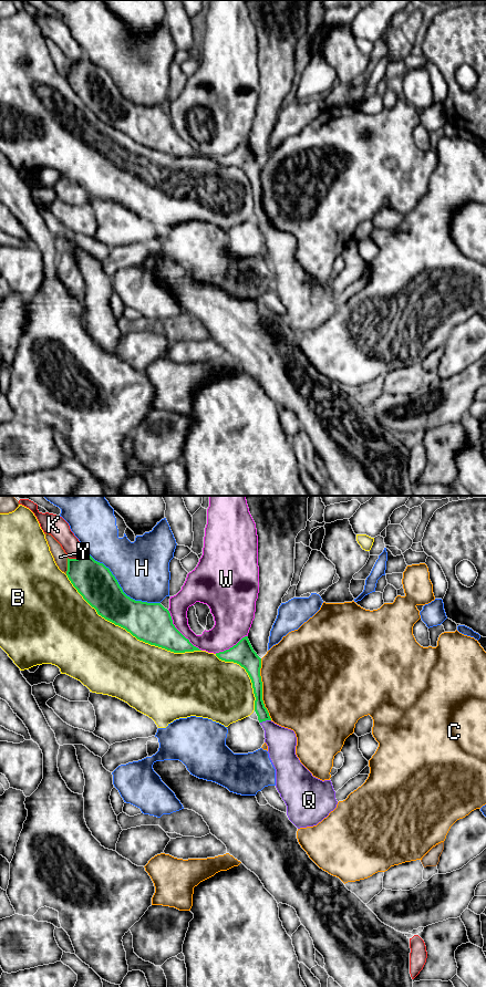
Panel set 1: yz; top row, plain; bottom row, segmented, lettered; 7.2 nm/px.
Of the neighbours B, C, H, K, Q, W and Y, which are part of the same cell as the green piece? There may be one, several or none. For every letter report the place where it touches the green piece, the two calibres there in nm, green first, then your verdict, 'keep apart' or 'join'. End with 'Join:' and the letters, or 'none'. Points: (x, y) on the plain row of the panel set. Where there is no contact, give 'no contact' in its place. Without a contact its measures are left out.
B: contact yz (130, 136); calibres 300 and 500 nm; keep apart
C: contact yz (261, 194); calibres 140 and 500 nm; keep apart
H: contact yz (120, 91); calibres 280 and 400 nm; keep apart
K: contact yz (78, 62); calibres 280 and 150 nm; keep apart
Q: contact yz (265, 225); calibres 90 and 220 nm; join
W: contact yz (179, 136); calibres 300 and 170 nm; keep apart
Y: contact yz (68, 70); calibres 280 and 100 nm; keep apart
Join: Q

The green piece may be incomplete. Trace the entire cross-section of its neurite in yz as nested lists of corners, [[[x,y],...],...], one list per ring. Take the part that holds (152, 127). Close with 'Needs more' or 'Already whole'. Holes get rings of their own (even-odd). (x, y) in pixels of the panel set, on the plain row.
[[[86,54],[77,63],[68,62],[66,80],[83,103],[105,124],[125,133],[137,144],[174,157],[201,155],[173,128],[170,117],[161,107],[135,105],[127,101],[108,72],[95,65]]]. Already whole

